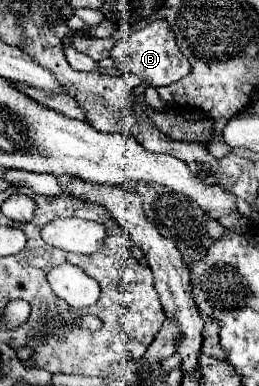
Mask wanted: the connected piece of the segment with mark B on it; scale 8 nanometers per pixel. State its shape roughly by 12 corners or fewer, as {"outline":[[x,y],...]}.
{"outline":[[150,16],[110,51],[137,86],[189,76],[165,18]]}

